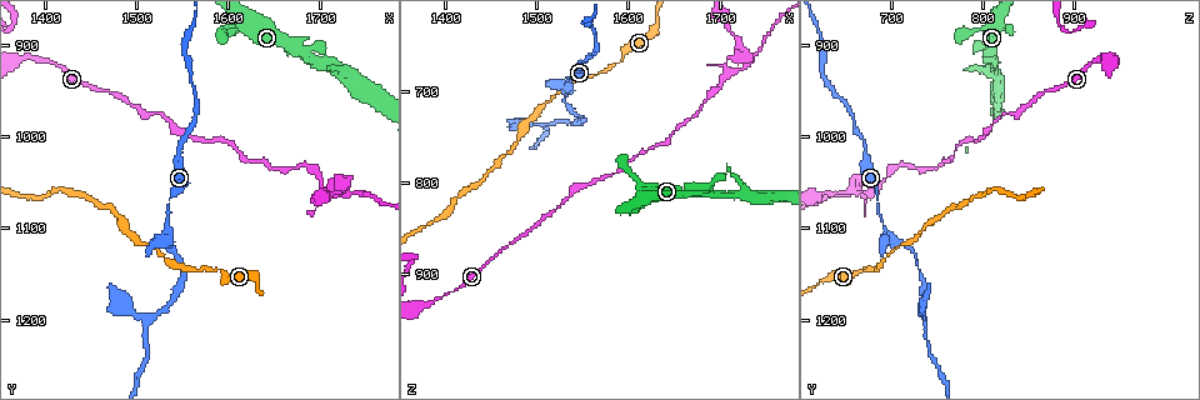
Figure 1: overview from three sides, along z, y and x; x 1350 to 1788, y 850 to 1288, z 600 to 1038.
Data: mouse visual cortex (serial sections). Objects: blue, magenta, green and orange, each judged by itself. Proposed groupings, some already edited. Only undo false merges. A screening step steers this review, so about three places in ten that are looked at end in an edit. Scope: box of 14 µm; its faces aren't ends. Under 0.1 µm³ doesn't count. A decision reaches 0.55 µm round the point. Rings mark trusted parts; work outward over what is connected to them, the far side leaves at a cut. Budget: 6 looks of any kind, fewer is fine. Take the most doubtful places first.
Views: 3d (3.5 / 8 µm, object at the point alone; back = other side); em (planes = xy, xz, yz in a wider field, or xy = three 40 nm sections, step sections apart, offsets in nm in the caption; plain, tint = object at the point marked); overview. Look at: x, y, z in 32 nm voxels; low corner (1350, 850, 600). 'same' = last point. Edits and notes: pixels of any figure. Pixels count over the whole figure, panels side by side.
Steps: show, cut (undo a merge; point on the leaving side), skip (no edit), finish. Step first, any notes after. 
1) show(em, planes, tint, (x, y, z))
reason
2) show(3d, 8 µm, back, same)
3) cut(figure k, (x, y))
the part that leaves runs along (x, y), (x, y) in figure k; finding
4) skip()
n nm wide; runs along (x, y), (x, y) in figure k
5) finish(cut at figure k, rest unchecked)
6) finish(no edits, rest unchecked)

show(3d, 8 µm, (1705, 1060, 680))
narrows sharply

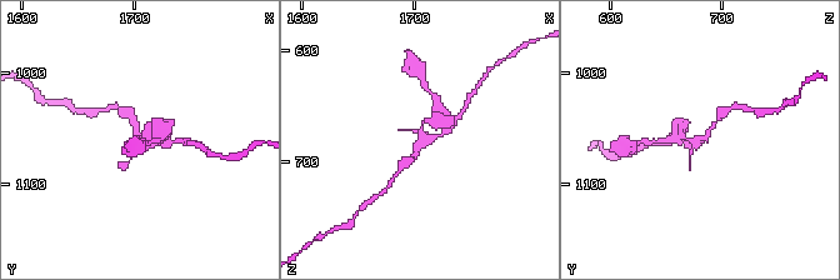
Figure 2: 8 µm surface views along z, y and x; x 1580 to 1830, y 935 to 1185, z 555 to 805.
show(3d, 3.5 µm, (1708, 1062, 680))
closer look

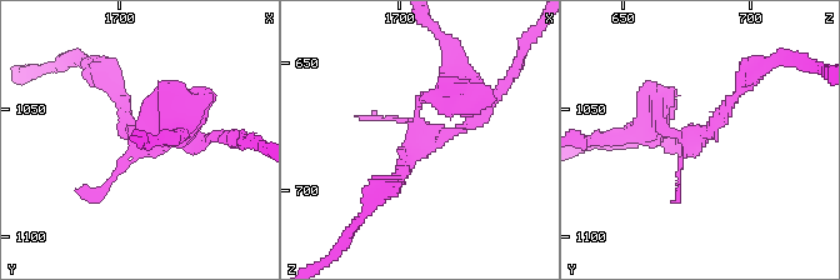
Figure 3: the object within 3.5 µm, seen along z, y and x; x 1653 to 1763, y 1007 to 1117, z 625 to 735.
skip()
runs along (380, 189), (419, 141), (419, 103), (454, 86) in figure 3; one cell here

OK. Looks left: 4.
show(3d, 3.5 µm, back, (1515, 1195, 735))
branch point

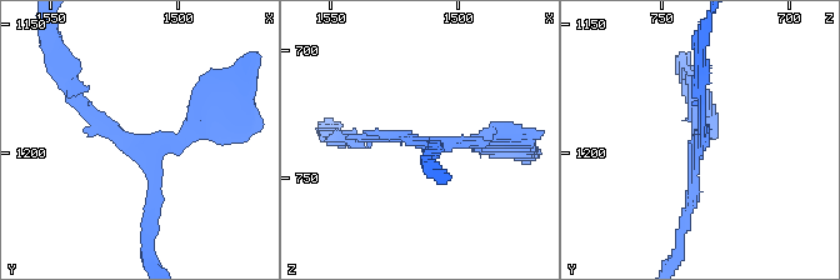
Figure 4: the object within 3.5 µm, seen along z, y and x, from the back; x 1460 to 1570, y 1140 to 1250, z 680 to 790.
show(em, planes, tint, (1516, 1199, 735))
3 arms; arms of 100, 150, 150 nm; now the EM

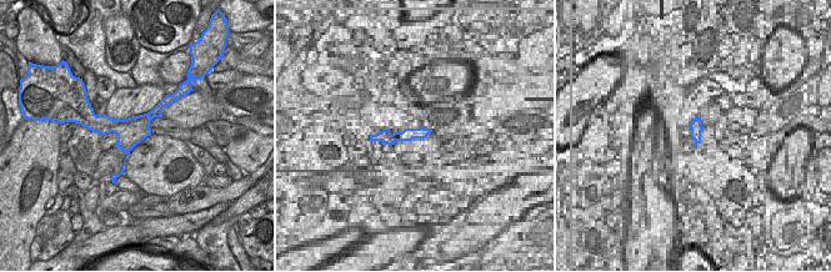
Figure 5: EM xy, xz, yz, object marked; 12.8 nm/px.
skip()
runs along (76, 95), (138, 149), (180, 141), (206, 106) in figure 4; one cell here

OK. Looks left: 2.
show(3d, 3.5 µm, (1590, 1150, 665))
calibre changes

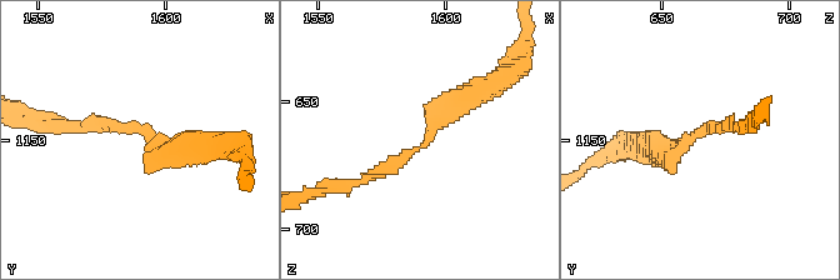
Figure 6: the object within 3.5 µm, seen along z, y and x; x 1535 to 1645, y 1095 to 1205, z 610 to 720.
show(em, xy, step 2, tint, (1590, 1148, 669))
arms of 150, 300 nm; shape alone is not enough

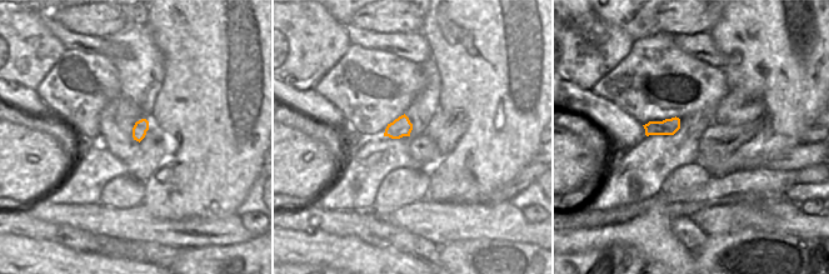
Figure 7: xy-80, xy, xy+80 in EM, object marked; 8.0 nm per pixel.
skip()
runs along (471, 93), (406, 158), (345, 186) in figure 6; all the same cell

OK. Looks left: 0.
finish(no edits, rest unchecked)

